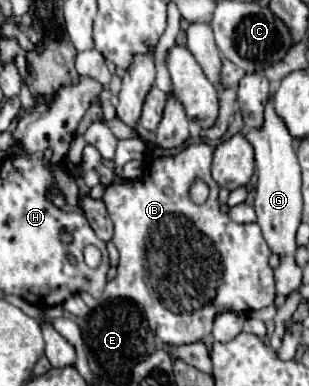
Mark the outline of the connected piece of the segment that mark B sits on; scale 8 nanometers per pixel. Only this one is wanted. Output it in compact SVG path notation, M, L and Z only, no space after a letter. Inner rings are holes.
M193 143L193 145L187 145L181 153L177 153L175 157L159 157L159 159L153 159L145 171L145 175L139 179L139 181L129 181L125 185L109 185L105 189L105 195L103 195L103 201L107 205L107 211L113 219L113 225L115 225L115 235L113 235L113 243L115 247L119 249L119 265L117 265L117 277L113 281L107 283L105 287L105 293L103 293L103 299L113 299L113 297L125 297L125 299L133 299L135 303L139 303L147 315L147 321L151 321L151 329L157 337L161 337L163 343L167 345L185 345L185 343L195 343L195 341L201 341L205 339L209 333L211 333L211 327L213 327L213 319L217 313L223 313L223 311L235 311L235 313L243 313L243 311L253 311L253 309L263 309L263 307L269 307L273 305L273 299L275 299L275 283L273 283L273 269L267 265L267 259L271 255L271 251L267 249L267 243L263 241L263 235L261 235L261 229L257 223L249 223L249 225L239 225L235 221L229 219L227 213L221 213L219 209L219 203L217 203L217 193L219 193L219 187L215 185L215 181L211 179L211 173L209 173L209 167L211 167L211 157L213 157L213 147L209 147L207 143ZM195 179L201 179L209 185L211 193L209 193L209 199L203 203L203 205L195 205L189 197L189 191L191 191L191 185L195 183Z

